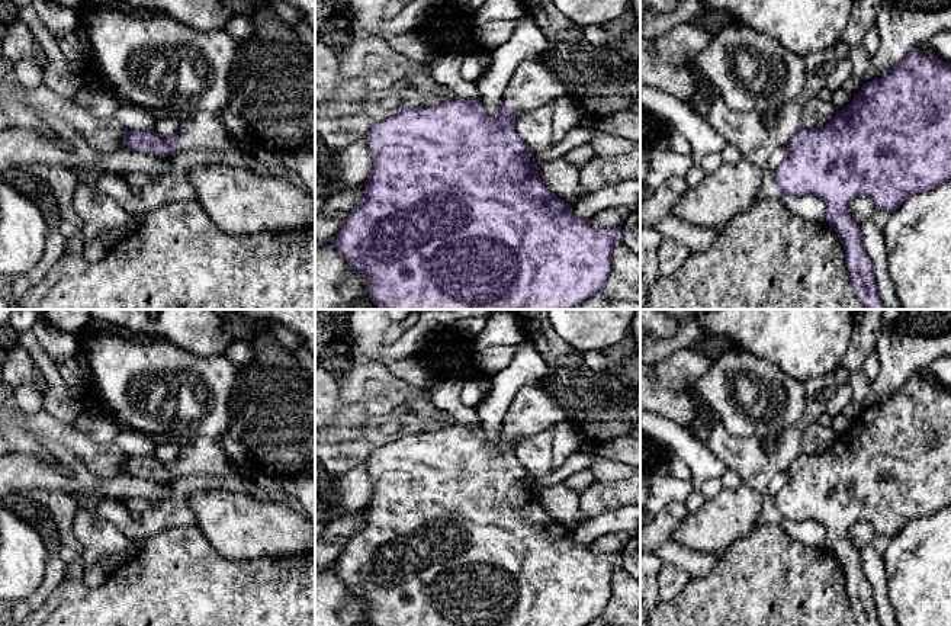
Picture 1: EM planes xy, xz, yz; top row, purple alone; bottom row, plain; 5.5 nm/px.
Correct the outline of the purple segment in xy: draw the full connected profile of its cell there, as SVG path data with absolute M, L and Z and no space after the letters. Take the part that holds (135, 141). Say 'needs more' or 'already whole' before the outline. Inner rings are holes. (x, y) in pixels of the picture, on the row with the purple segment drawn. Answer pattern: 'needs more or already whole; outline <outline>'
needs more; outline M199 112L179 123L177 134L168 139L154 132L123 131L123 145L131 151L145 151L157 155L174 154L181 150L226 150L234 144L241 153L253 157L250 144L241 144L226 128L221 115Z

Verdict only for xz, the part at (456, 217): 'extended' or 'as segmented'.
extended

